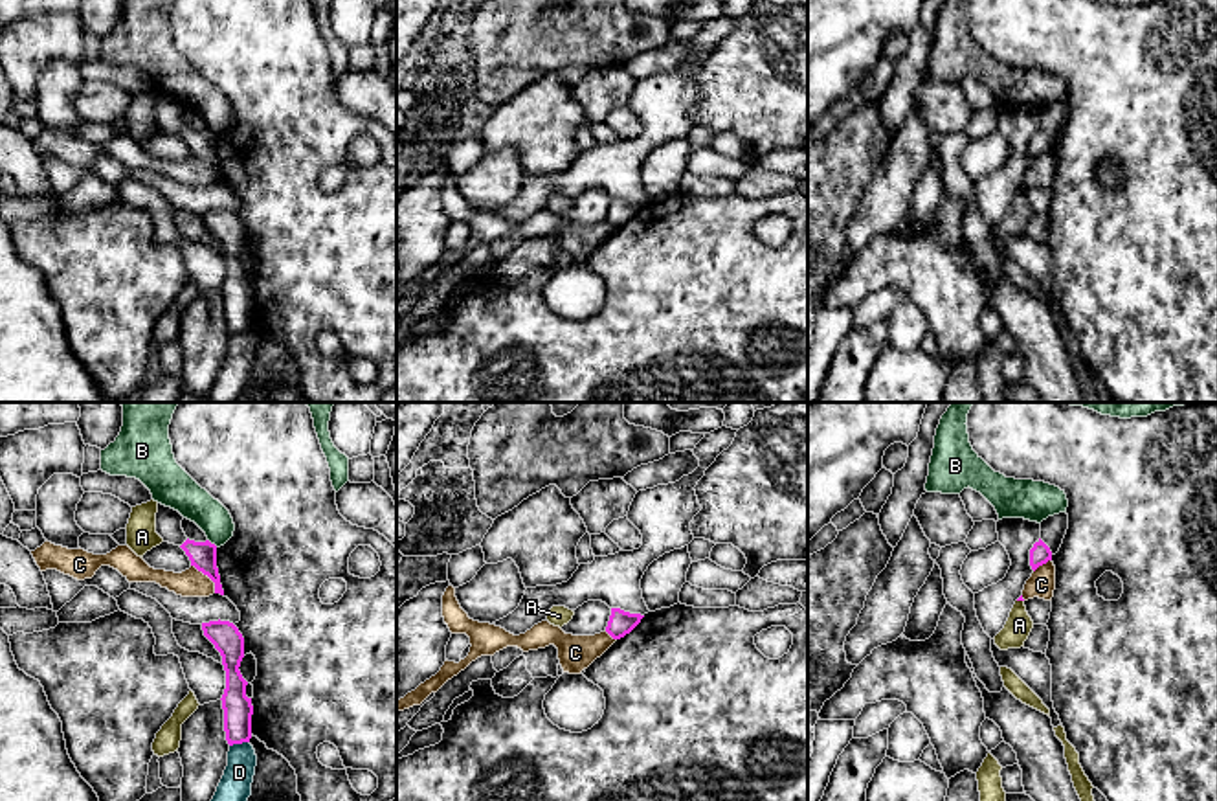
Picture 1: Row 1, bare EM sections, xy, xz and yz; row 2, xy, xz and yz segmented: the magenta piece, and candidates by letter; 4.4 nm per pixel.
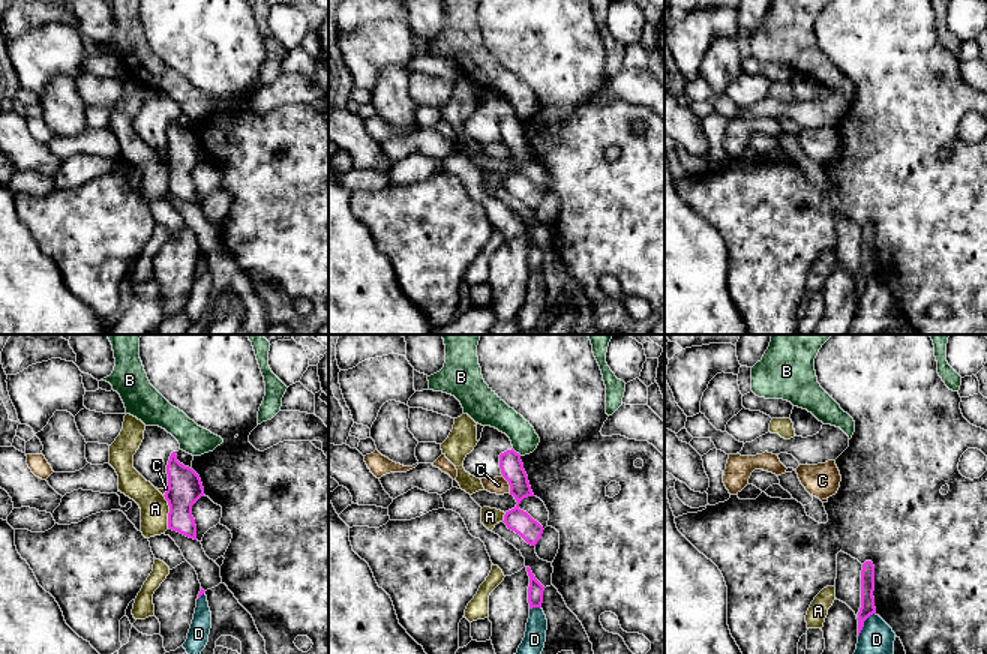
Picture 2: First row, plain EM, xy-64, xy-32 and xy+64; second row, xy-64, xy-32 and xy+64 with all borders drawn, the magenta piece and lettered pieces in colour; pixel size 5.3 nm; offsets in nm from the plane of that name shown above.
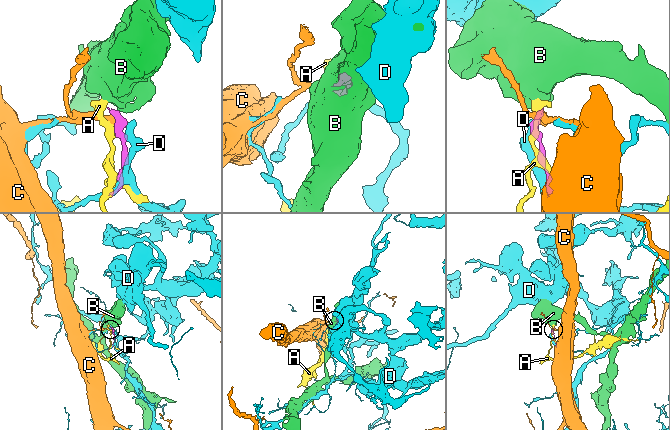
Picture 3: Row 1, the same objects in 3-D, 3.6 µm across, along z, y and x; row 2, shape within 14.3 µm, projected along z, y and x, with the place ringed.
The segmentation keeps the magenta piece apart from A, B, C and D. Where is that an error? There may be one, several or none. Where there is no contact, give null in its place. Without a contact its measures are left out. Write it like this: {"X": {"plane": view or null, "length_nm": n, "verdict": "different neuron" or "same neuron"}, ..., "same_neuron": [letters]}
{"A": {"plane": "yz", "length_nm": 30, "verdict": "different neuron"}, "B": {"plane": "xy", "length_nm": 60, "verdict": "different neuron"}, "C": {"plane": "xy", "length_nm": 170, "verdict": "different neuron"}, "D": {"plane": "xy", "length_nm": 90, "verdict": "different neuron"}, "same_neuron": []}

